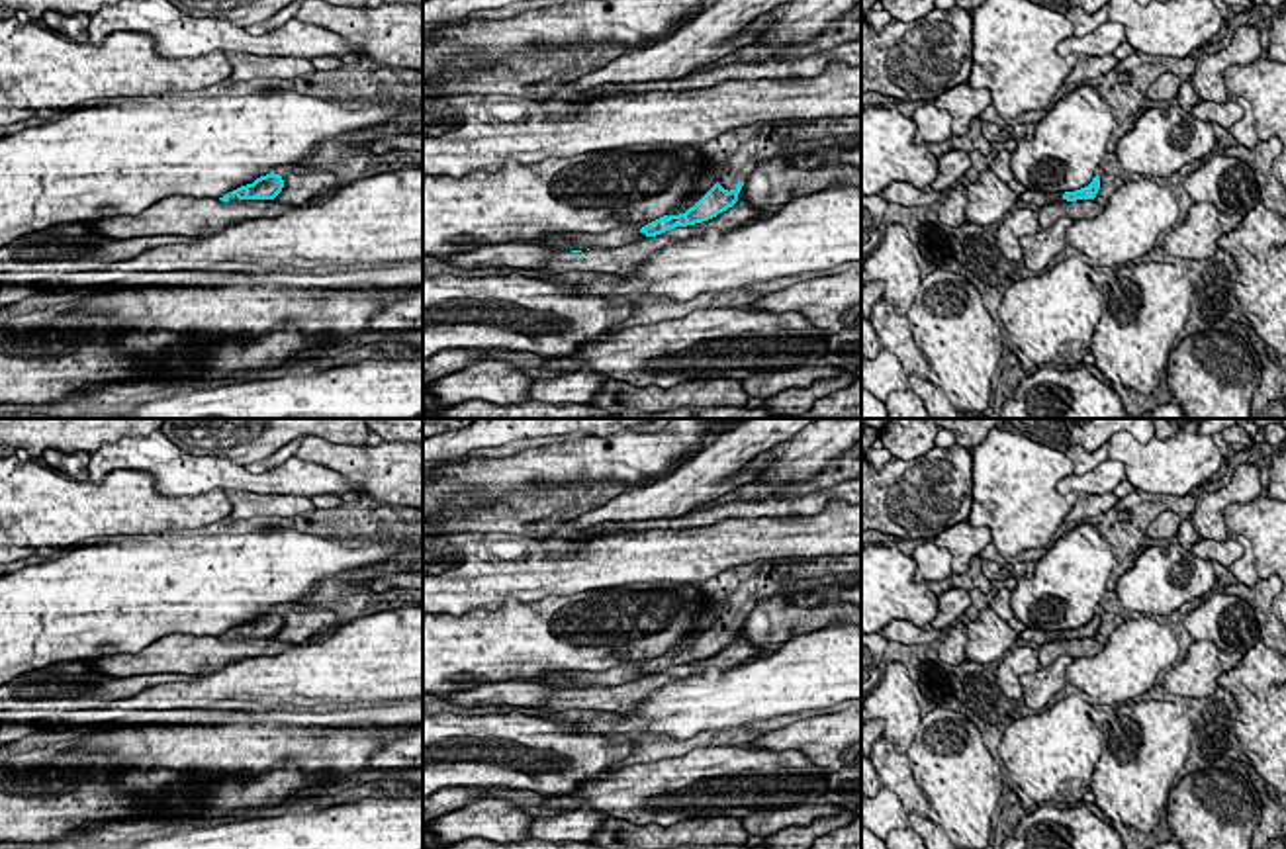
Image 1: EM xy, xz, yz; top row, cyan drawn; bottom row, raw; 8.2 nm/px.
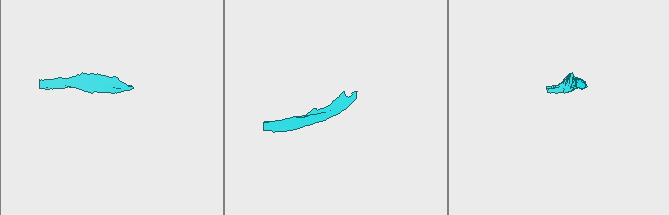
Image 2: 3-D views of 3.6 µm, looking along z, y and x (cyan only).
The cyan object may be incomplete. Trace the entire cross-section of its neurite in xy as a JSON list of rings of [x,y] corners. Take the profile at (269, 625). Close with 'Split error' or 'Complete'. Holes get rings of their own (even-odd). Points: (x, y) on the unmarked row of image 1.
[[[266,612],[256,616],[253,622],[241,624],[229,630],[233,636],[239,638],[274,638],[284,626],[284,618],[280,612]]]. Complete

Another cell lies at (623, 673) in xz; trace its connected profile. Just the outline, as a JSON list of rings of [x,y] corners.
[[[620,663],[601,673],[556,671],[542,673],[530,681],[544,683],[558,691],[587,689],[587,687],[619,687],[646,677],[640,663]]]

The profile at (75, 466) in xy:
[[[45,450],[43,458],[49,464],[49,468],[59,471],[61,475],[70,477],[74,481],[90,481],[90,475],[88,475],[90,454],[88,452],[65,454],[57,450]]]

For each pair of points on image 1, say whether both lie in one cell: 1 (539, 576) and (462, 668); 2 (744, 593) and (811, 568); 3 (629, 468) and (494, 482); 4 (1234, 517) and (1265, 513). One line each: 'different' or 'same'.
1: different
2: same
3: same
4: same

